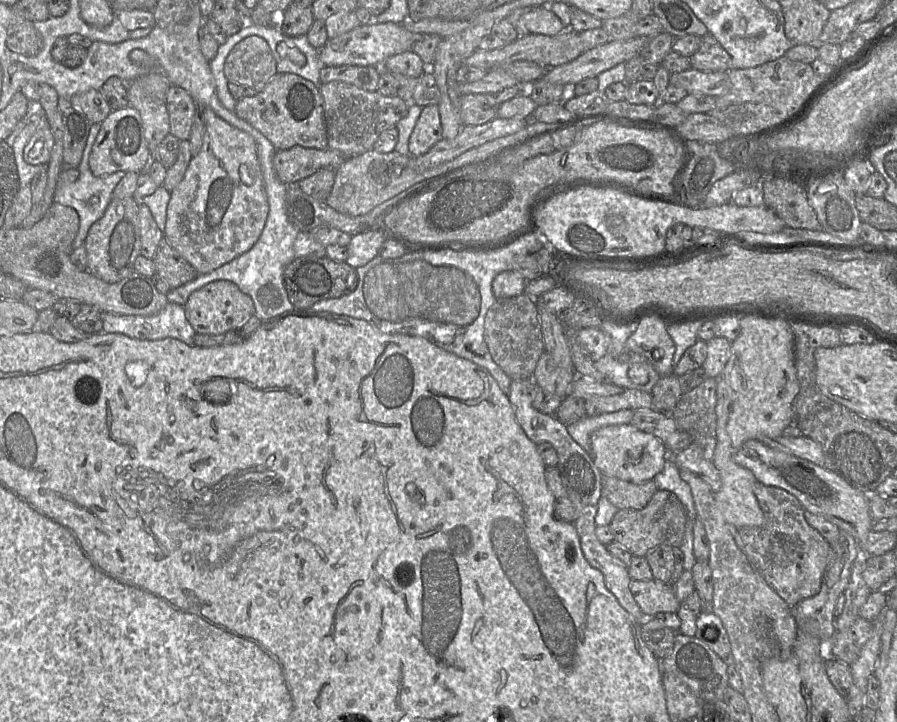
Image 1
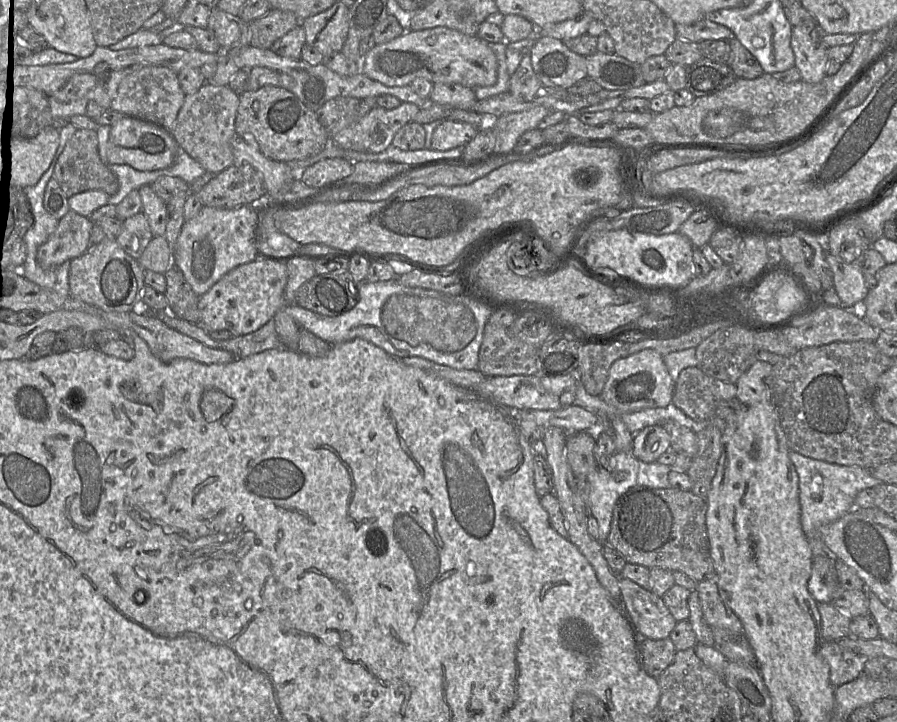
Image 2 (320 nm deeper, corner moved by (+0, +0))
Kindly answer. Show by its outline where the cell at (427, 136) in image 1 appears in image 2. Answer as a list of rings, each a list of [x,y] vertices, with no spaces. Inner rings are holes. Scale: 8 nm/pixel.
[[[443,119],[443,122],[432,134],[431,145],[433,150],[438,151],[465,146],[478,132],[479,129],[469,123]]]

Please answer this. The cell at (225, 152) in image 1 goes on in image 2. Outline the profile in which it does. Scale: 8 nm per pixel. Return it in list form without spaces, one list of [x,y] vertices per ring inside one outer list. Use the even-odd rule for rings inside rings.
[[[242,205],[233,209],[203,206],[192,219],[185,221],[173,247],[173,264],[182,271],[197,296],[205,294],[227,272],[257,258],[254,230],[257,206]]]

